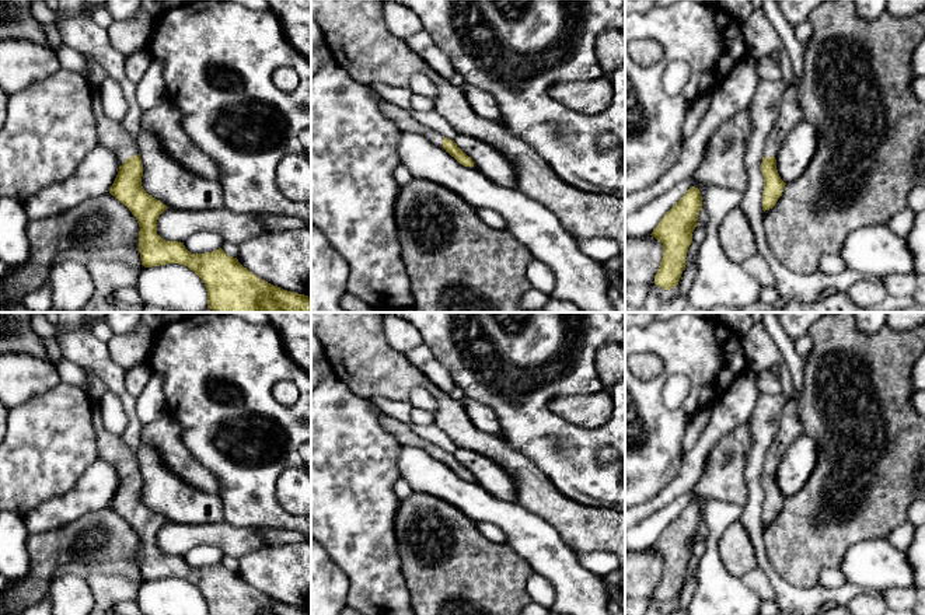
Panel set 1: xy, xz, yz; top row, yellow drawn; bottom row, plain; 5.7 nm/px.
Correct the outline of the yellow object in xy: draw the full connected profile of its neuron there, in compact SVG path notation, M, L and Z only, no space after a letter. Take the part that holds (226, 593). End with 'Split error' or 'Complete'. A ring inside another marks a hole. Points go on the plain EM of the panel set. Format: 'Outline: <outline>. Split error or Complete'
Outline: M101 408L92 410L92 423L98 436L98 458L108 461L119 475L109 507L128 520L139 537L139 567L144 581L168 577L188 580L205 597L207 615L310 615L308 609L259 593L221 562L191 567L184 556L163 553L157 548L157 534L168 521L142 500L143 479L137 458L122 436L111 434L104 427Z. Split error

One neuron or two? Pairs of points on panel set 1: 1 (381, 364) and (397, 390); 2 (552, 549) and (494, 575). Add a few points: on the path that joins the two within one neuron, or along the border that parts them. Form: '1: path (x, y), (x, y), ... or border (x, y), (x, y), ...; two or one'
1: path (384, 370), (397, 384); one
2: border (505, 542), (533, 570); two

